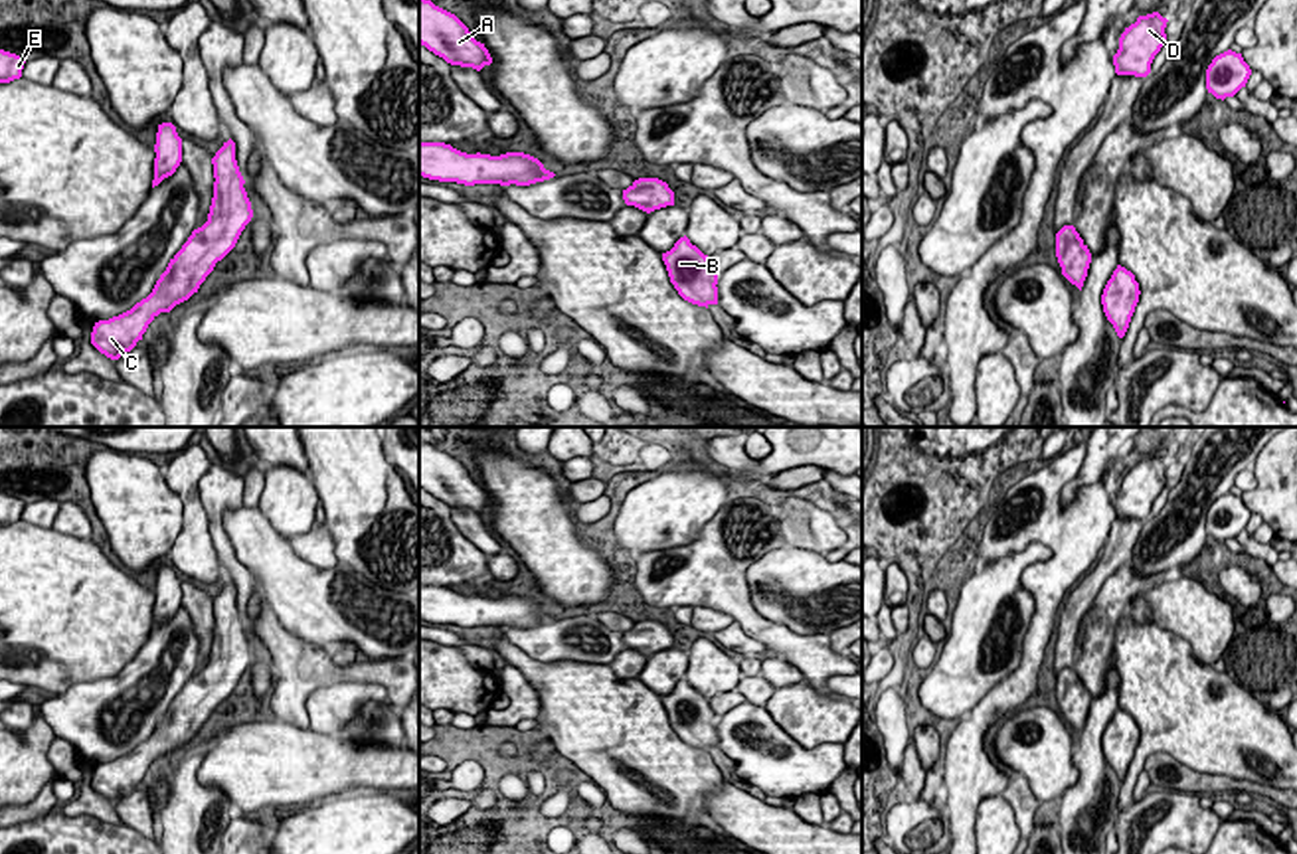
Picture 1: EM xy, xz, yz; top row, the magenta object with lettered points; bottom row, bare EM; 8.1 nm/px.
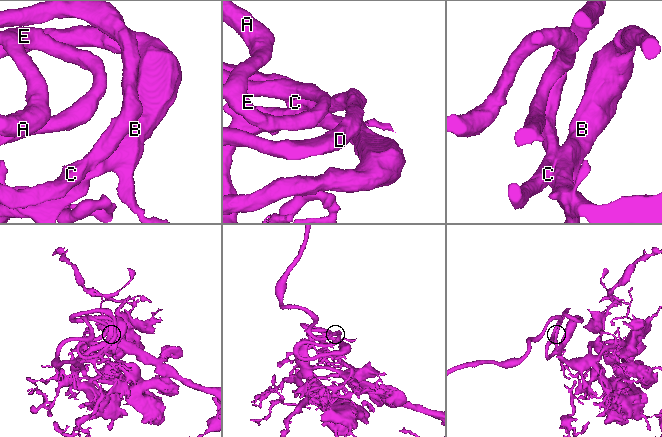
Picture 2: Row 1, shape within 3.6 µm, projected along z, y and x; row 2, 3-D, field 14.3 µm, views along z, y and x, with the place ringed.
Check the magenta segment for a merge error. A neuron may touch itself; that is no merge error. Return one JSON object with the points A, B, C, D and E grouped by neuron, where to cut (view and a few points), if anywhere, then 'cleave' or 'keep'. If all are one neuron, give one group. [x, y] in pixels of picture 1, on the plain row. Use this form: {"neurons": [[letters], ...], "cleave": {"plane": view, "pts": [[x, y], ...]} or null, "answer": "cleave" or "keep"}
{"neurons": [["A", "B", "C", "D", "E"]], "cleave": null, "answer": "keep"}

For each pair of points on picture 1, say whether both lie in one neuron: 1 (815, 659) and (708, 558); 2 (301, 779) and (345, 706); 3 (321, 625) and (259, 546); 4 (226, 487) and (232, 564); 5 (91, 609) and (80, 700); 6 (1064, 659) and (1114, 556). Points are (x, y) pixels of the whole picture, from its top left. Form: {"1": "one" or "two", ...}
{"1": "one", "2": "two", "3": "one", "4": "one", "5": "two", "6": "one"}

